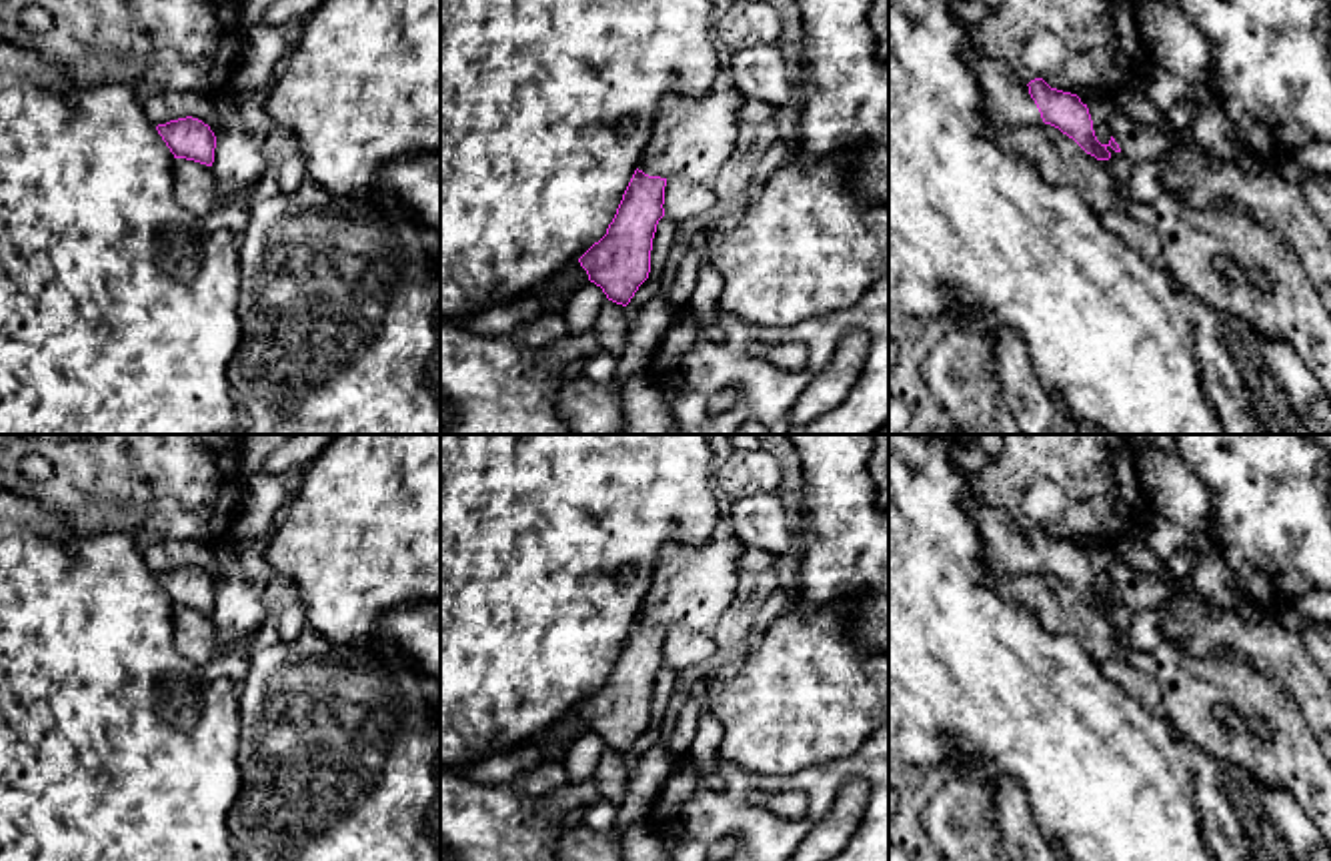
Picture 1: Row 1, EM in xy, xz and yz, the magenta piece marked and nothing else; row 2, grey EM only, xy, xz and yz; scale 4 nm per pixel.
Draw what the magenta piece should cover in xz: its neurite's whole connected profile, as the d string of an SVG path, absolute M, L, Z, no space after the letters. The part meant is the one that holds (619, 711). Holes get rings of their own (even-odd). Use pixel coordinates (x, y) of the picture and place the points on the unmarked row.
M634 619L606 683L580 707L588 729L608 749L626 755L650 721L650 699L664 665L667 627Z

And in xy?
M186 565L156 575L174 607L194 609L206 615L214 611L216 585L208 573Z

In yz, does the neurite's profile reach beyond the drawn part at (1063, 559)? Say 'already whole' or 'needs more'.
needs more

